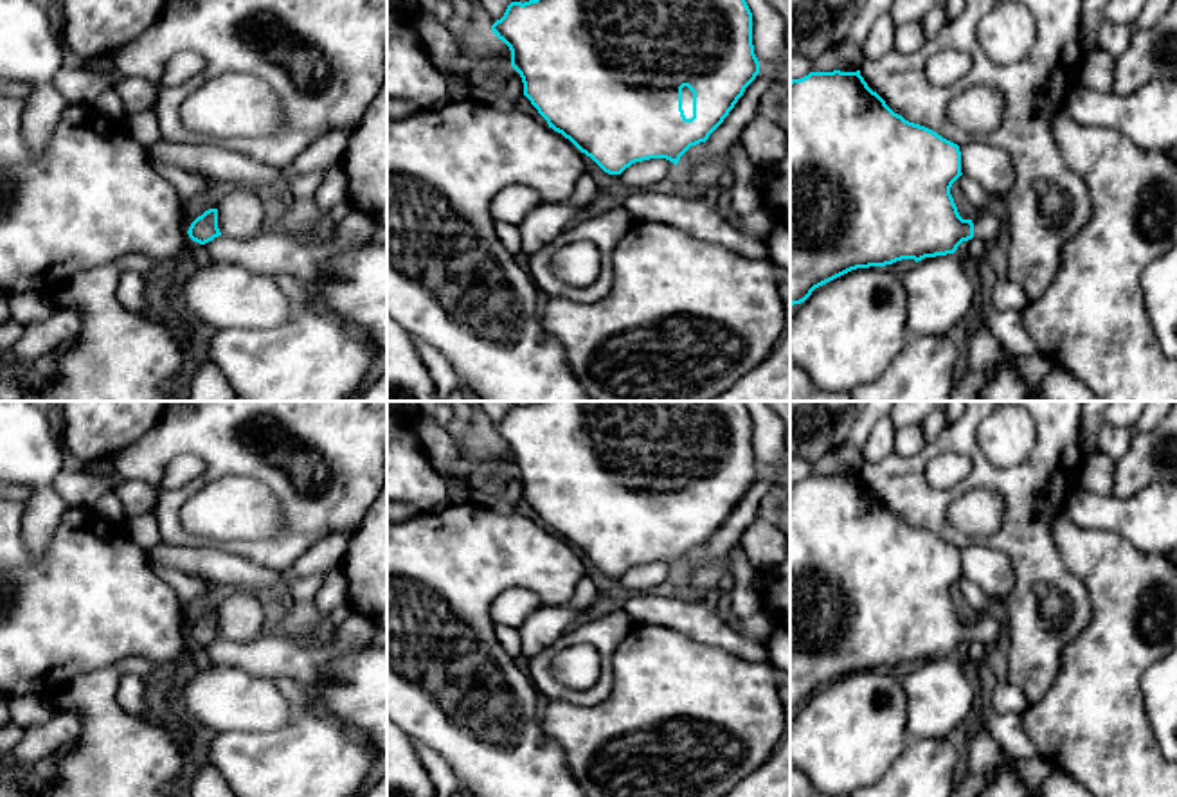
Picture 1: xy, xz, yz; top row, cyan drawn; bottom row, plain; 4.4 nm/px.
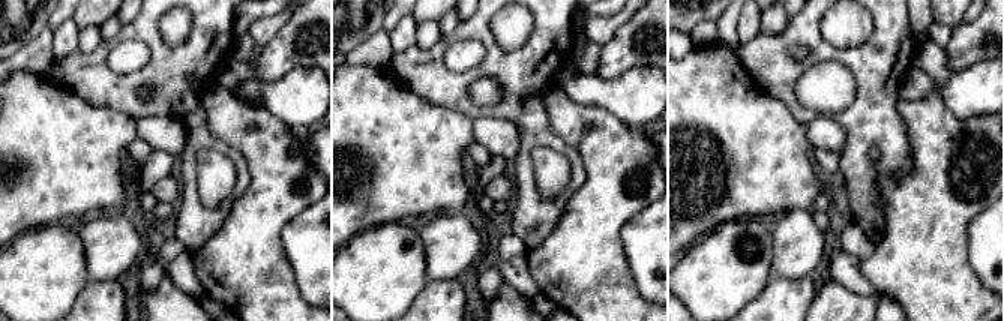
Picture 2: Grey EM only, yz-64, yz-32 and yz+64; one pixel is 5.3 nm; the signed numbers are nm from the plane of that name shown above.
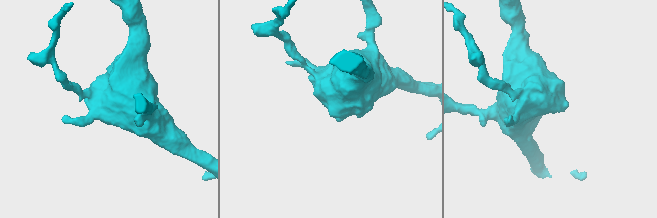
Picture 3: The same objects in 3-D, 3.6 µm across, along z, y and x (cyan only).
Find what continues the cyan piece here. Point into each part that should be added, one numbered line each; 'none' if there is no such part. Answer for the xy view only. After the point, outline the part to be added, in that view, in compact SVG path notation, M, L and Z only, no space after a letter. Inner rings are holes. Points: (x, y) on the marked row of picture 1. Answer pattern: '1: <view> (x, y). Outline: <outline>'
none

